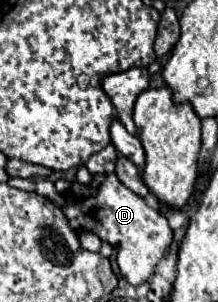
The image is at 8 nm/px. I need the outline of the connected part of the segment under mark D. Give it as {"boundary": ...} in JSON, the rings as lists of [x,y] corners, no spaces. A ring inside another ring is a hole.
{"boundary":[[[107,174],[95,196],[83,200],[67,196],[67,202],[61,206],[61,210],[75,232],[81,234],[85,230],[93,230],[103,242],[111,244],[117,250],[119,270],[123,278],[133,286],[145,282],[155,274],[157,264],[171,244],[171,228],[167,224],[167,218],[159,210],[147,206],[141,196],[127,190],[115,174]]]}

